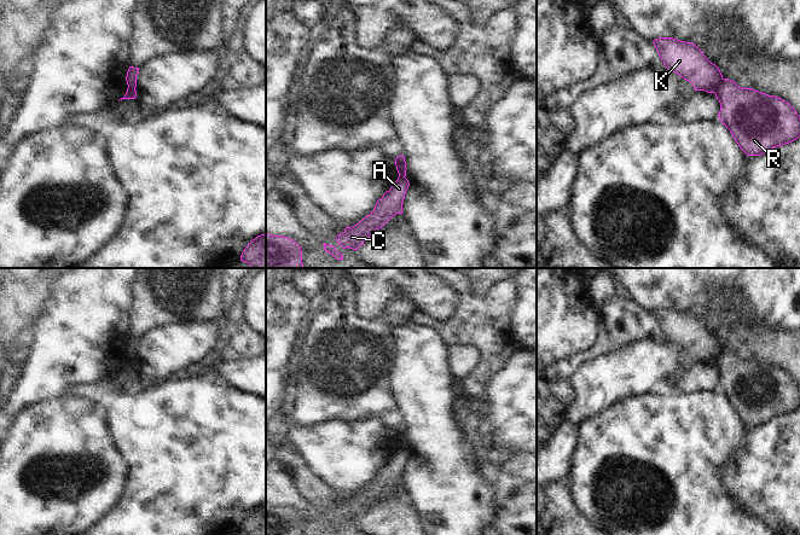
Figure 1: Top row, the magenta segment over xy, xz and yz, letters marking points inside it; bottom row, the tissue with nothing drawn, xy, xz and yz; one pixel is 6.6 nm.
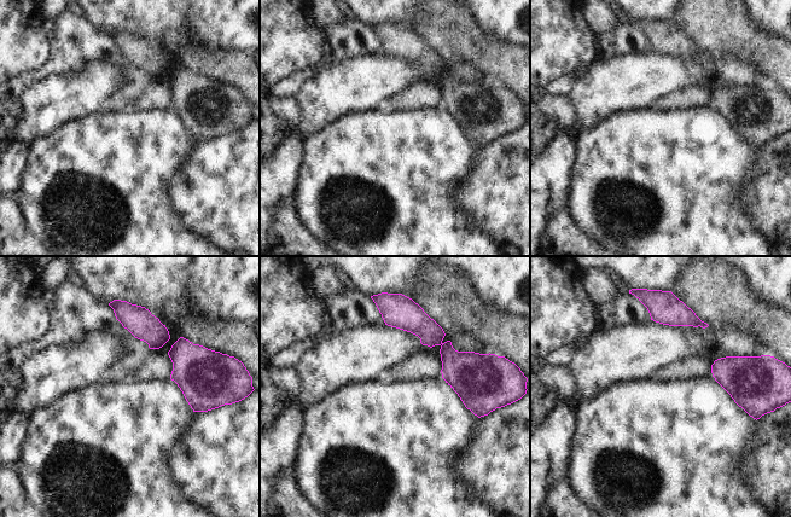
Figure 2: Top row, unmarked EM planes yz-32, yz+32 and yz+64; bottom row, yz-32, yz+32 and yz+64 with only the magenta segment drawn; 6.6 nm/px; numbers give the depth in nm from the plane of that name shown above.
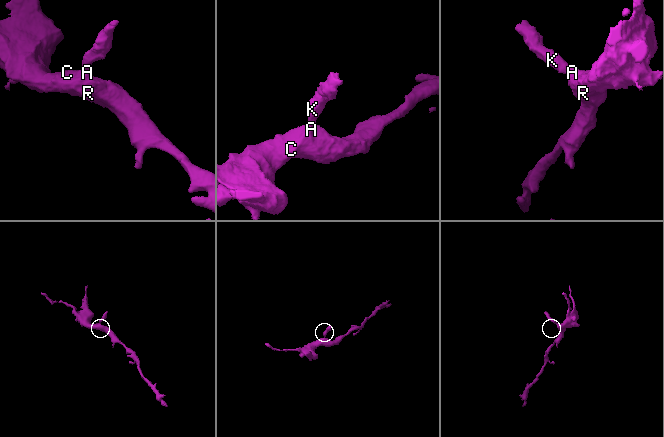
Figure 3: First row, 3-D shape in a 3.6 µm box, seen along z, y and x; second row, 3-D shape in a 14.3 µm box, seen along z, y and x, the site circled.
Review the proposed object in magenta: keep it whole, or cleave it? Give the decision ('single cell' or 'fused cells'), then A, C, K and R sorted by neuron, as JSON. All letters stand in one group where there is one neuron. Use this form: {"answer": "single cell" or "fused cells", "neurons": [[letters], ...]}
{"answer": "fused cells", "neurons": [["A", "C", "R"], ["K"]]}

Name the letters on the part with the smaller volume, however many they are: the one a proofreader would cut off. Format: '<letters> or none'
K

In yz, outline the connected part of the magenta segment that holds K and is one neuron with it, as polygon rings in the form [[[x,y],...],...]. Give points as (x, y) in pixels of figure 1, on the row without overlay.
[[[659,308],[653,314],[665,337],[689,351],[695,361],[713,364],[720,355],[719,338],[695,314],[673,308]]]

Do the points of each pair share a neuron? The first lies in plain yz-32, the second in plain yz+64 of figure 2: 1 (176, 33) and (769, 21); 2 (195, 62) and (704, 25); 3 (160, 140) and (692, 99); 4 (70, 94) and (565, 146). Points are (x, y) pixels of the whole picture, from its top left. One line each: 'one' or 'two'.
1: one
2: one
3: two
4: two

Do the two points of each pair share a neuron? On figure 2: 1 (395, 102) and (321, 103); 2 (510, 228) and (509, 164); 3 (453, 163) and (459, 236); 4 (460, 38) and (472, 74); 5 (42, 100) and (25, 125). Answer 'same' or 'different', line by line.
1: different
2: same
3: same
4: different
5: same

